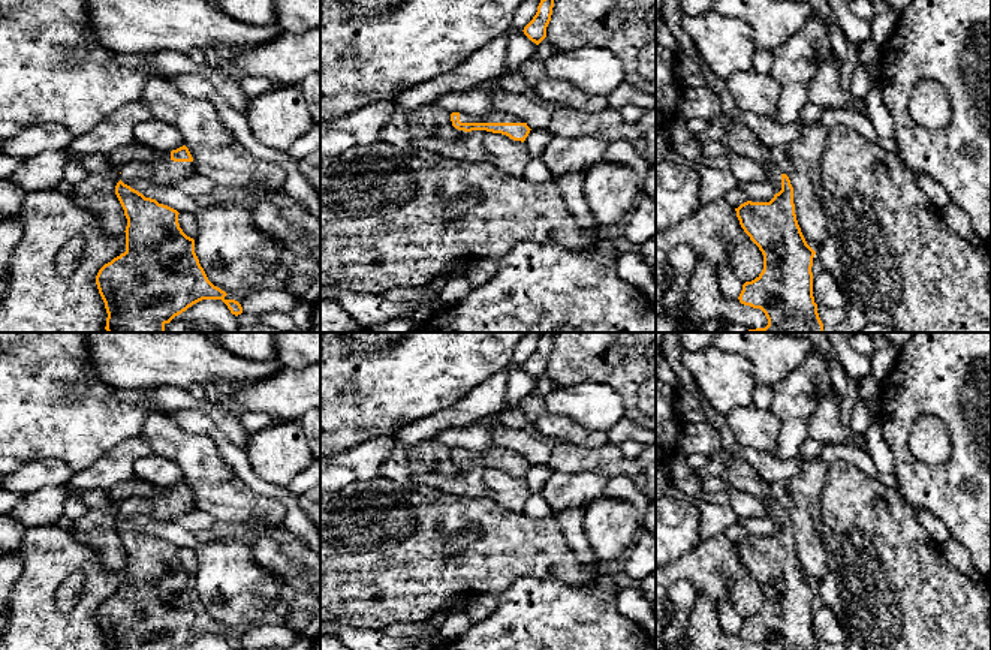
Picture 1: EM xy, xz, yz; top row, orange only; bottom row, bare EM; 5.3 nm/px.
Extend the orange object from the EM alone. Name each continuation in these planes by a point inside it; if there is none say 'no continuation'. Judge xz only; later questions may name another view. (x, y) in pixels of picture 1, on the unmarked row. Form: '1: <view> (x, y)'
1: xz (497, 451)

